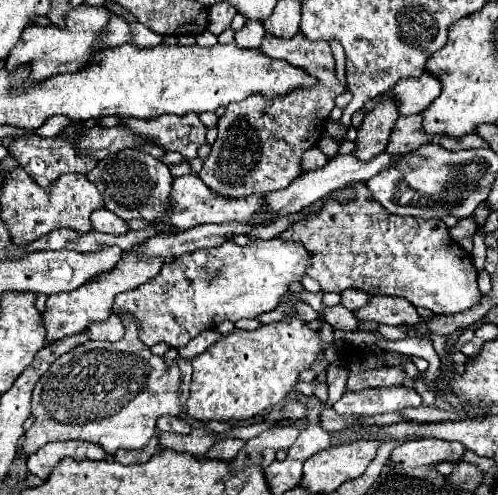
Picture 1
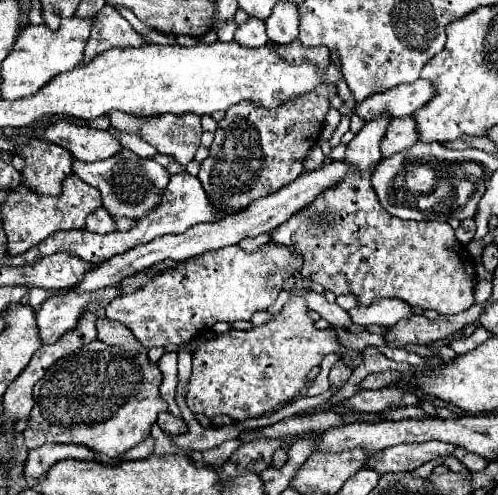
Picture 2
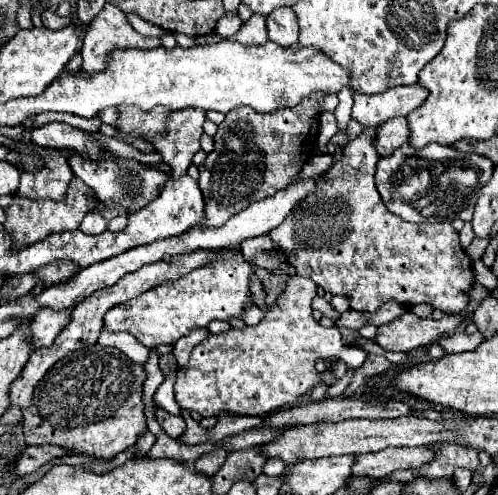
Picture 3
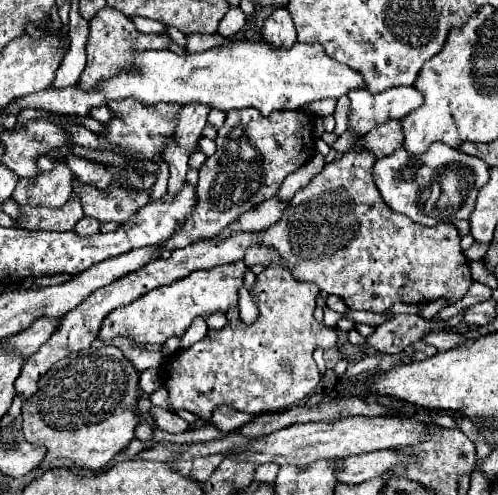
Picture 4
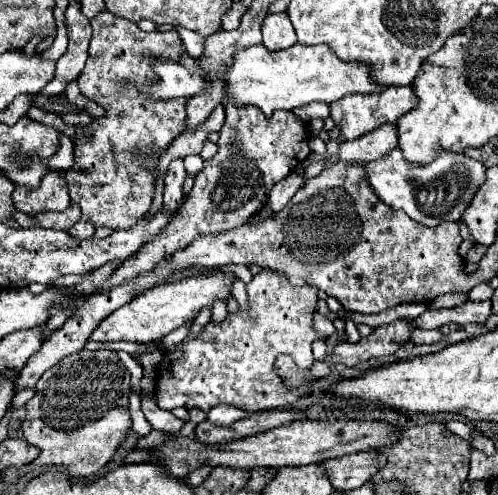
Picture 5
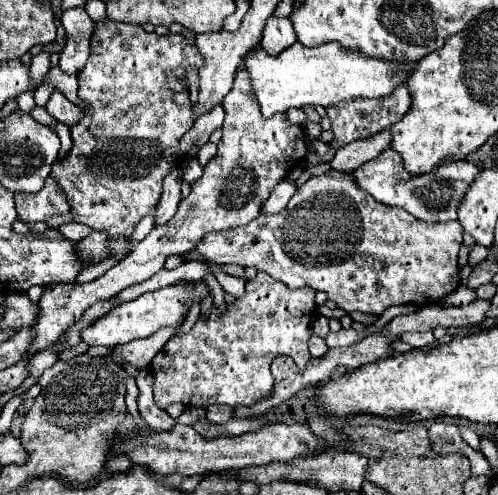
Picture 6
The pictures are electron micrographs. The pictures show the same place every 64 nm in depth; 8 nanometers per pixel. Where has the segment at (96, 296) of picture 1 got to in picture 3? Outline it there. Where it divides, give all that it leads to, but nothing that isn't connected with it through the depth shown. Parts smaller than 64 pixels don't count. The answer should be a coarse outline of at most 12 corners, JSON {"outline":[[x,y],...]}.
{"outline":[[40,310],[30,322],[32,350],[52,344],[70,310]]}

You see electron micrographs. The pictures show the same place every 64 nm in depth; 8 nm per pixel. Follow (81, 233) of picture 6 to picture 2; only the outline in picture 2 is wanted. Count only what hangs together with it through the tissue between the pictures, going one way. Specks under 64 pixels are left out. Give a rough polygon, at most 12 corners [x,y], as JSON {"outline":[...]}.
{"outline":[[106,208],[88,214],[84,230],[108,234],[116,230]]}

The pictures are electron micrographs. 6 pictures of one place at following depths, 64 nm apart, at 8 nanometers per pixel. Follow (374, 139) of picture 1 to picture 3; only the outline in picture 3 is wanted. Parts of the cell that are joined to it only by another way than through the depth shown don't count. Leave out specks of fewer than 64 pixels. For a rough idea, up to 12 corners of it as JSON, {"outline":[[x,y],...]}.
{"outline":[[376,128],[268,236],[352,310],[458,314],[474,282],[450,222],[374,186]]}

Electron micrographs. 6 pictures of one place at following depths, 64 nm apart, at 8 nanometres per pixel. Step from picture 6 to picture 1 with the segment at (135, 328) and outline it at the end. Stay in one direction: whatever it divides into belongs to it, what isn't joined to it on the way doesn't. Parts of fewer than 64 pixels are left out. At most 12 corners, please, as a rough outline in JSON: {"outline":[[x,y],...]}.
{"outline":[[300,242],[184,254],[116,296],[148,348],[274,310]]}

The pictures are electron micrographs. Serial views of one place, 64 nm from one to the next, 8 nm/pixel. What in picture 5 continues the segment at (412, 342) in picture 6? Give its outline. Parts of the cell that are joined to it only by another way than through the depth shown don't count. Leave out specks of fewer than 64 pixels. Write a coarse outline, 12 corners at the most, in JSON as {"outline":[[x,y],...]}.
{"outline":[[412,330],[410,342],[436,344],[442,340],[440,330]]}

